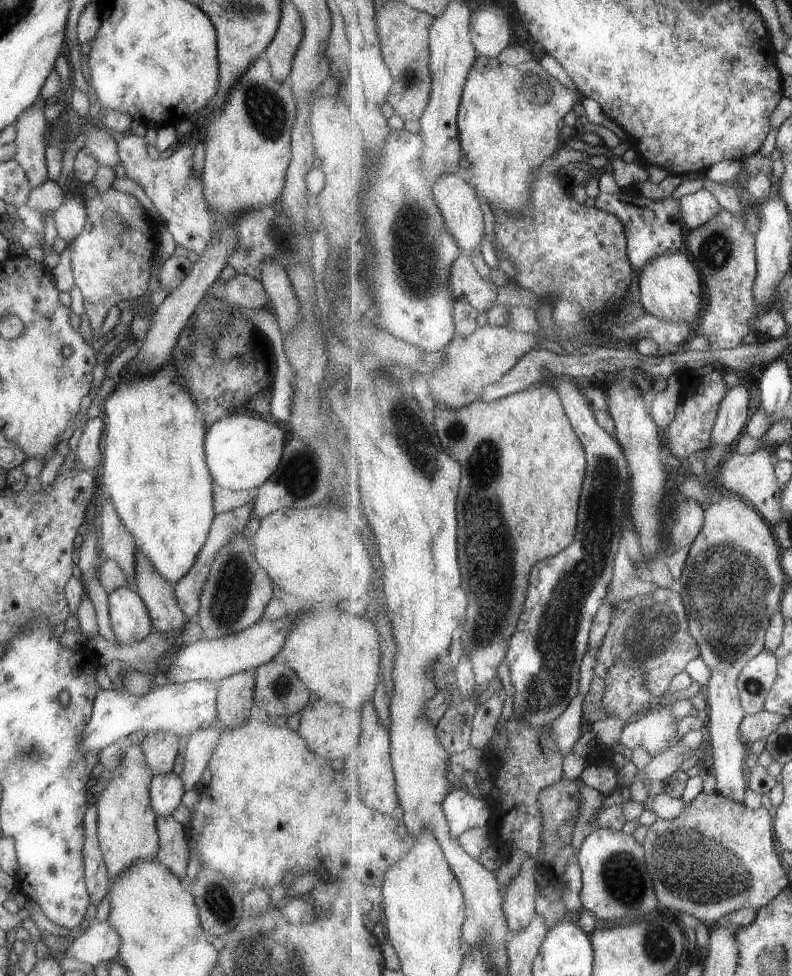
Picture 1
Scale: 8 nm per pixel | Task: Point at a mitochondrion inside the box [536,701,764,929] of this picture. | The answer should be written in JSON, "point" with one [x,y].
{"point":[698,865]}

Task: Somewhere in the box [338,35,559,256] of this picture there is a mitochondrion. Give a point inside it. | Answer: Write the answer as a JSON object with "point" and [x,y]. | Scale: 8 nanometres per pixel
{"point":[411,75]}

